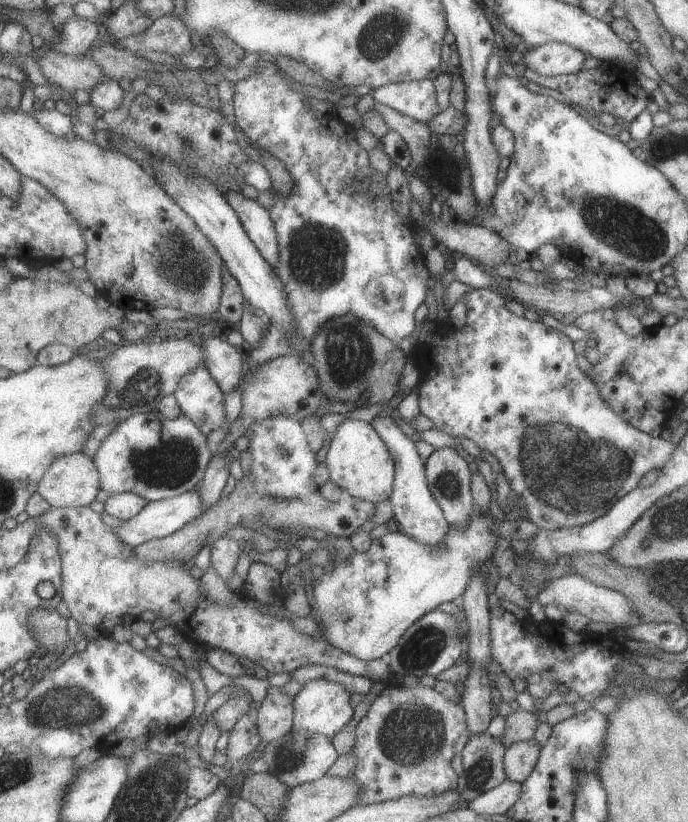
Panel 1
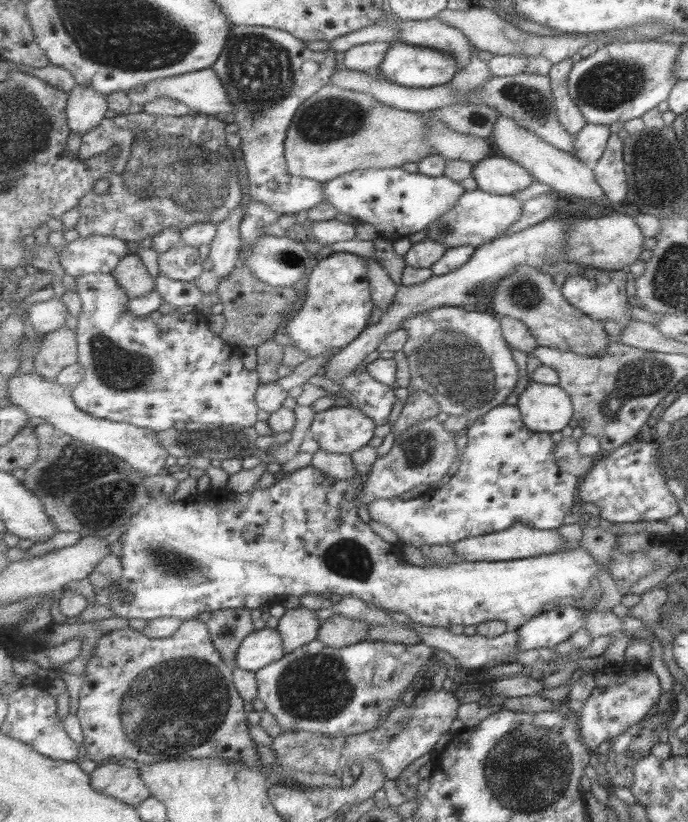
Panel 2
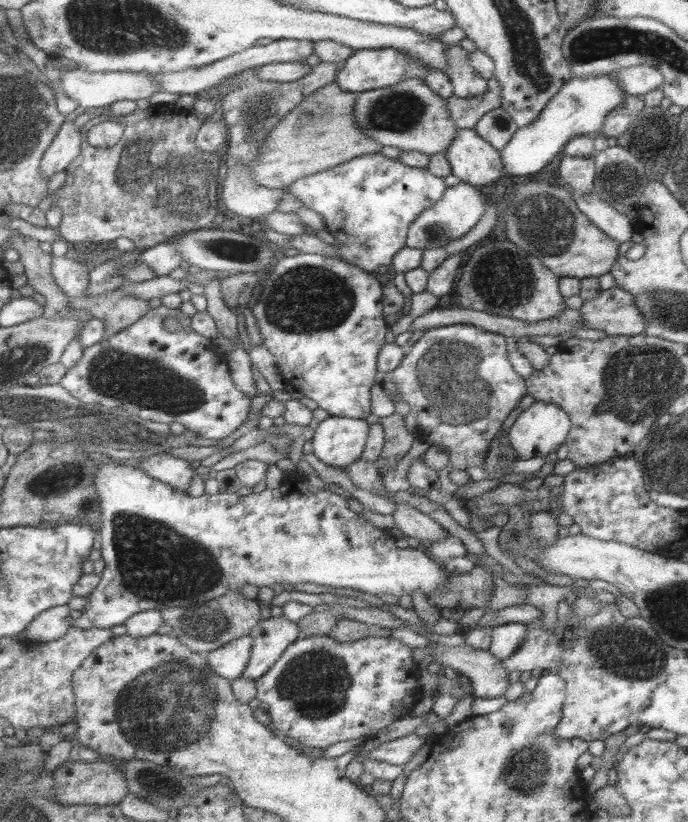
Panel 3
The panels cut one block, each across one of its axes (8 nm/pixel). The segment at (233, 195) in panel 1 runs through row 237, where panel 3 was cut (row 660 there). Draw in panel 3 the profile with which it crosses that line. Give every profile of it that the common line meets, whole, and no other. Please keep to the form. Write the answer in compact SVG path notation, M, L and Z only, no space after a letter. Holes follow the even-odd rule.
M270 616L268 619L261 619L261 622L253 628L250 634L253 636L253 652L242 678L249 678L256 681L264 678L264 675L268 674L273 665L277 664L277 661L280 660L289 646L300 637L300 632L299 622L293 622L293 620L289 620L289 618L285 618L284 616Z

